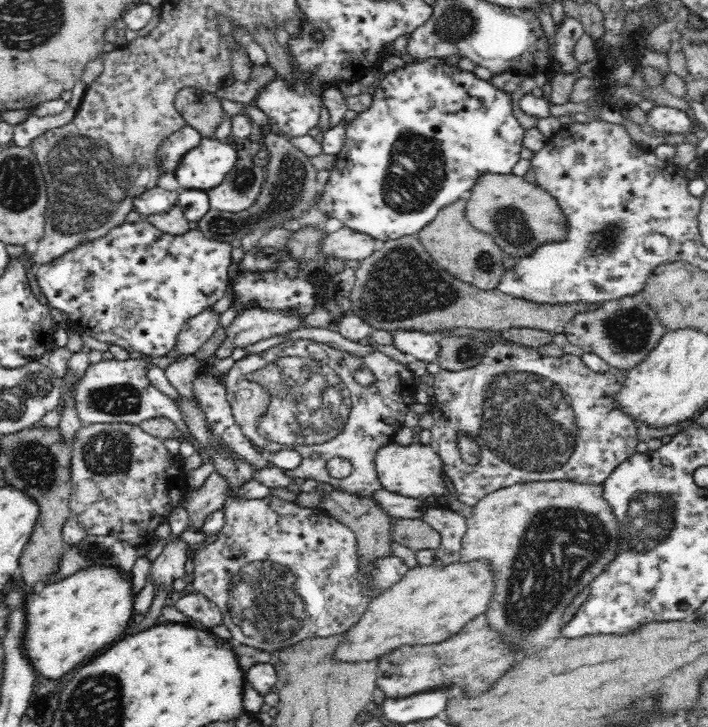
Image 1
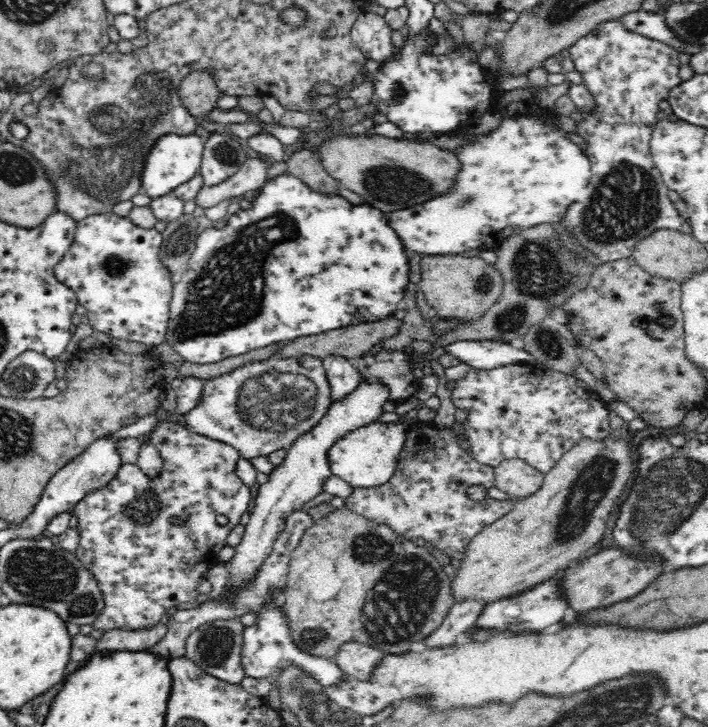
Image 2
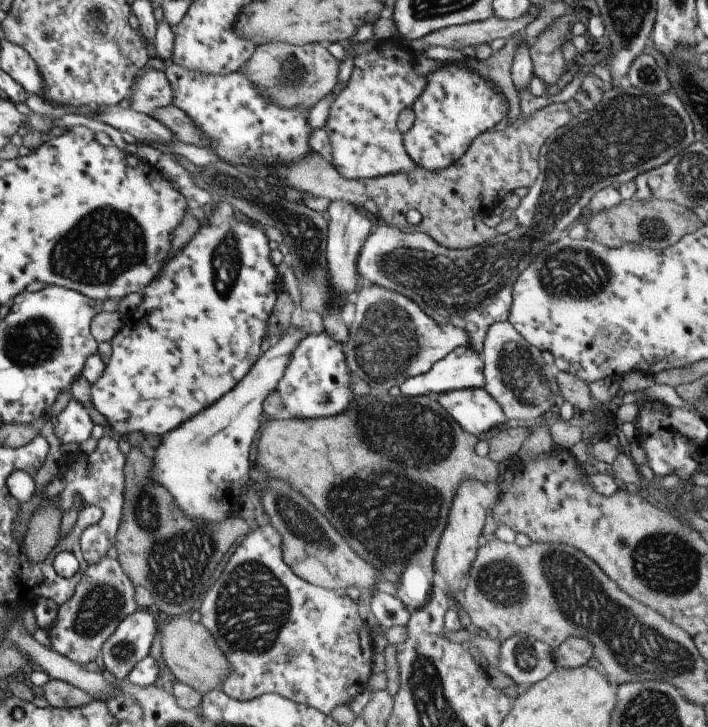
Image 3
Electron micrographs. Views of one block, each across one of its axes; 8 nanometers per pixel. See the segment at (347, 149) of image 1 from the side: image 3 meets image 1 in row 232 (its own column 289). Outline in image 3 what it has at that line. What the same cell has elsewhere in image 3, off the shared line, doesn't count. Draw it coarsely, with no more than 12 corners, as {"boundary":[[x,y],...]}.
{"boundary":[[298,340],[274,388],[284,418],[344,414],[356,398],[342,344]]}

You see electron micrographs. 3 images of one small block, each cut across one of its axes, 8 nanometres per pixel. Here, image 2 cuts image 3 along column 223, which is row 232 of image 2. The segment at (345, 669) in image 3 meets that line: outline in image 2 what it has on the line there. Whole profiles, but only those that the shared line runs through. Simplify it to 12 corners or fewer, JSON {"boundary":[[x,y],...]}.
{"boundary":[[604,22],[568,48],[592,180],[568,232],[604,262],[692,235],[649,147],[679,52]]}

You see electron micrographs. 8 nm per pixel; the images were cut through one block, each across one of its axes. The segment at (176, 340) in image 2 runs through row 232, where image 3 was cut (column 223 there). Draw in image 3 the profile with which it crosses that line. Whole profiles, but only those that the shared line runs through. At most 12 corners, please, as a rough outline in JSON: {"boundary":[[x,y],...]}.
{"boundary":[[215,200],[110,340],[92,406],[162,436],[263,354],[270,240]]}

